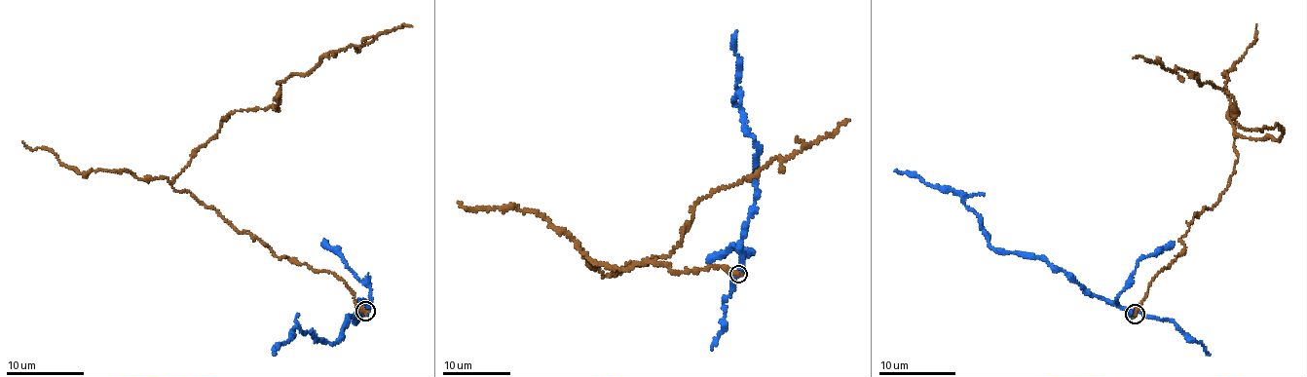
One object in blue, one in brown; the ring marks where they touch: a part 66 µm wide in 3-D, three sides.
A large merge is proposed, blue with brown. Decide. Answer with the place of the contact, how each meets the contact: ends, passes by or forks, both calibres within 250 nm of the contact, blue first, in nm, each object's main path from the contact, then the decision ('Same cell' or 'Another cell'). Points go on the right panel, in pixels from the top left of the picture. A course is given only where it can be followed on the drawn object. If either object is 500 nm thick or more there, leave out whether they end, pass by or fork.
Place: (1135, 314). At the ring blue passes by. At the ring brown ends. Thickness 480 nm (blue) against 440 nm. Course of blue: (1135, 314), (1097, 297), (1062, 270), (1040, 258), (993, 249), (958, 192), (926, 185), (918, 176), (894, 170). Course of brown: (1135, 314), (1218, 200), (1238, 136), (1278, 139), (1284, 128), (1242, 127), (1224, 91), (1133, 58). Another cell

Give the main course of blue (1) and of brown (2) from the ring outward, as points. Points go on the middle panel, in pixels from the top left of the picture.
1: (737, 273), (742, 264), (740, 239), (754, 199), (757, 142), (744, 123), (737, 87), (736, 31)
2: (737, 273), (648, 262), (619, 269), (578, 248), (602, 275), (669, 255), (703, 197), (848, 122)

